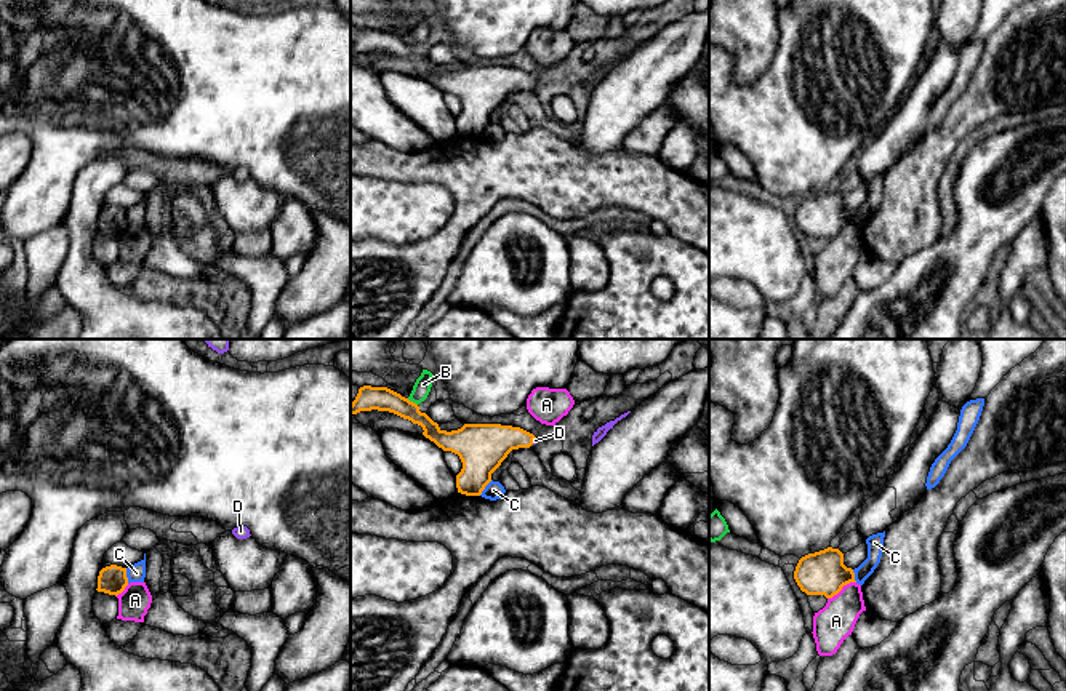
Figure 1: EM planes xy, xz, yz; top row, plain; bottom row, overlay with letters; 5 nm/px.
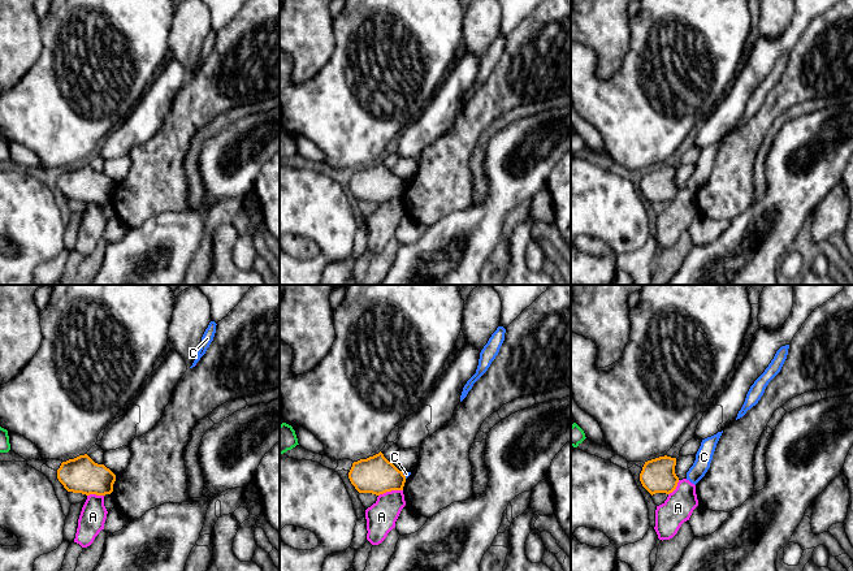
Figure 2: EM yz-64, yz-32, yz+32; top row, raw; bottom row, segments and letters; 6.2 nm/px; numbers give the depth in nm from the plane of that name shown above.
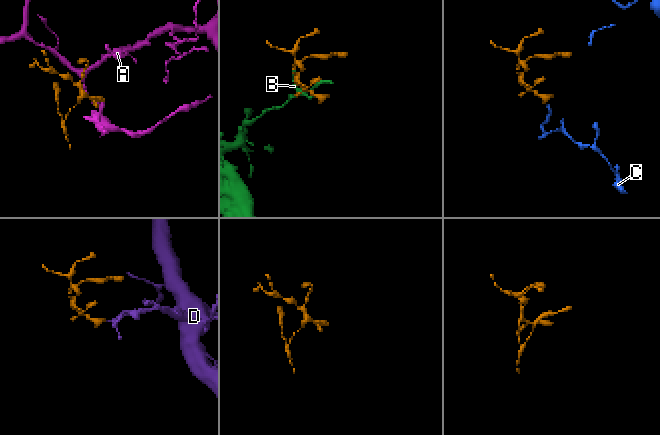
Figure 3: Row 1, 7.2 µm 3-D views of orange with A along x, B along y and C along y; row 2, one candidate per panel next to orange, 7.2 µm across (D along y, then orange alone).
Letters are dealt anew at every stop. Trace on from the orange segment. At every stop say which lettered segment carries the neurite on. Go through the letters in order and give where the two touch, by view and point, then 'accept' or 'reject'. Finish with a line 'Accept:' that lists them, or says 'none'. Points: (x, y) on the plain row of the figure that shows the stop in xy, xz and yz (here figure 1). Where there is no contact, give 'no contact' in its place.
A: yz (841, 231) | reject
B: xz (412, 43) | reject
C: xy (125, 218) | reject
D: xz (533, 80) | accept
Accept: D

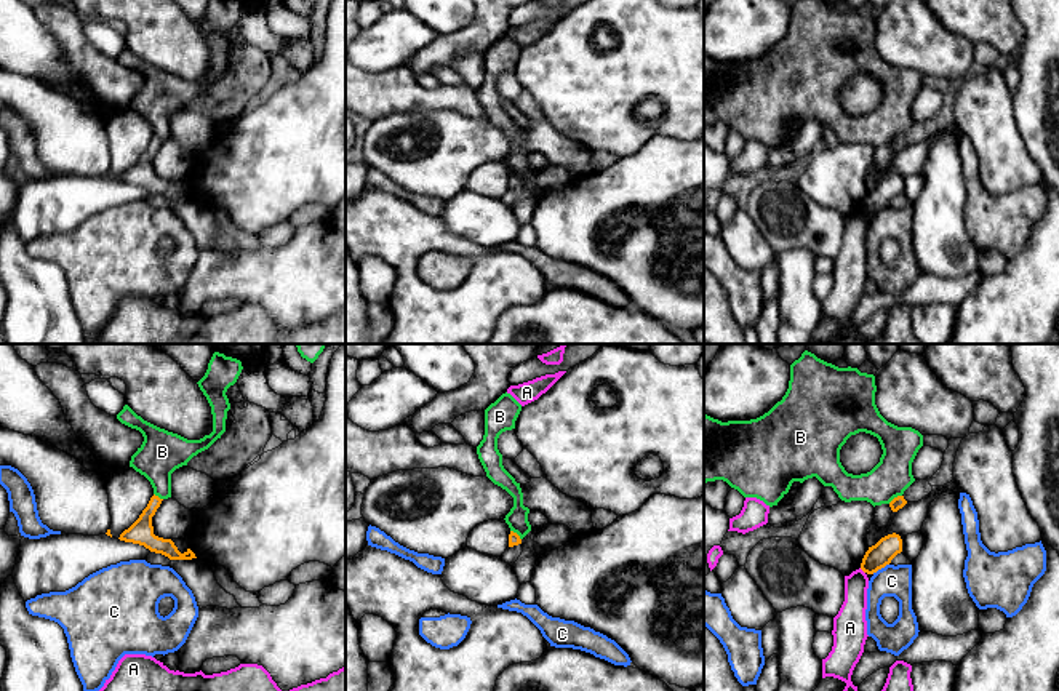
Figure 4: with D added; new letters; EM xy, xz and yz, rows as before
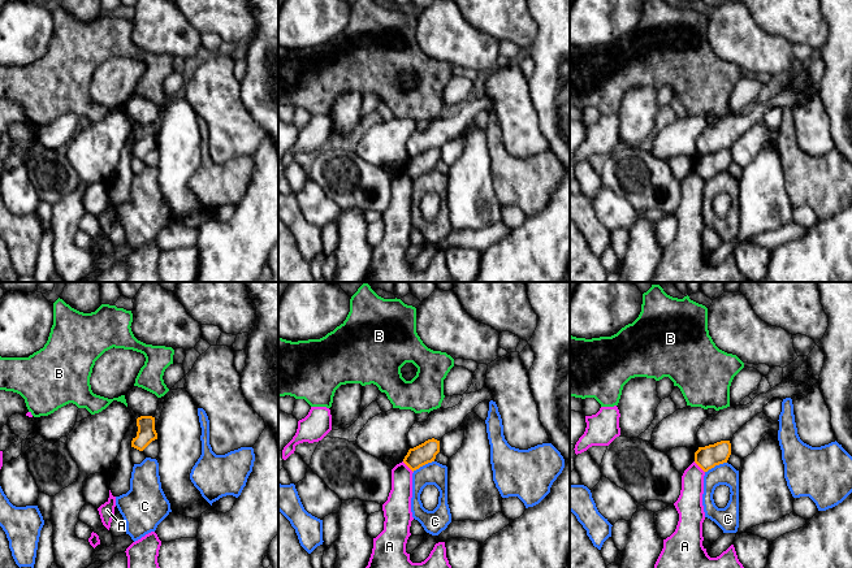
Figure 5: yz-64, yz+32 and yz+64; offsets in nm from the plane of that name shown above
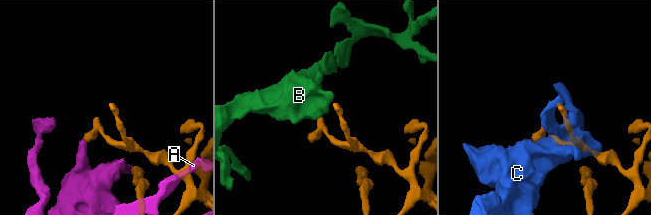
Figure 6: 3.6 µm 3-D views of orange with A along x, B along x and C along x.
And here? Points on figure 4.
A: yz (863, 211) | reject
B: yz (895, 139) | reject
C: yz (880, 210) | reject
Accept: none

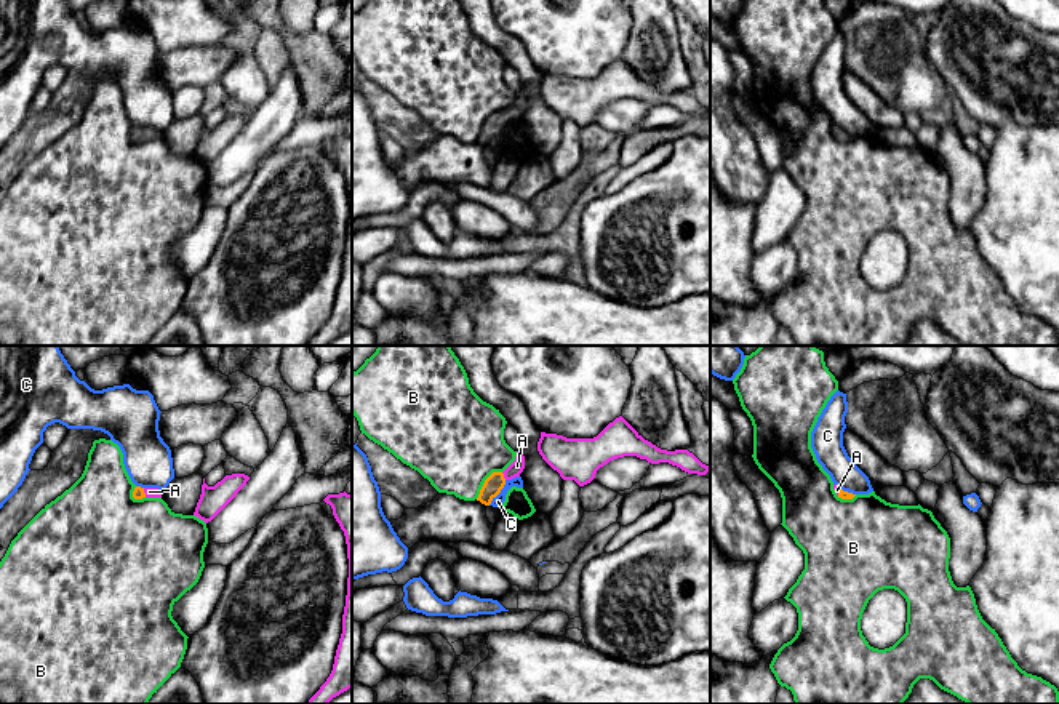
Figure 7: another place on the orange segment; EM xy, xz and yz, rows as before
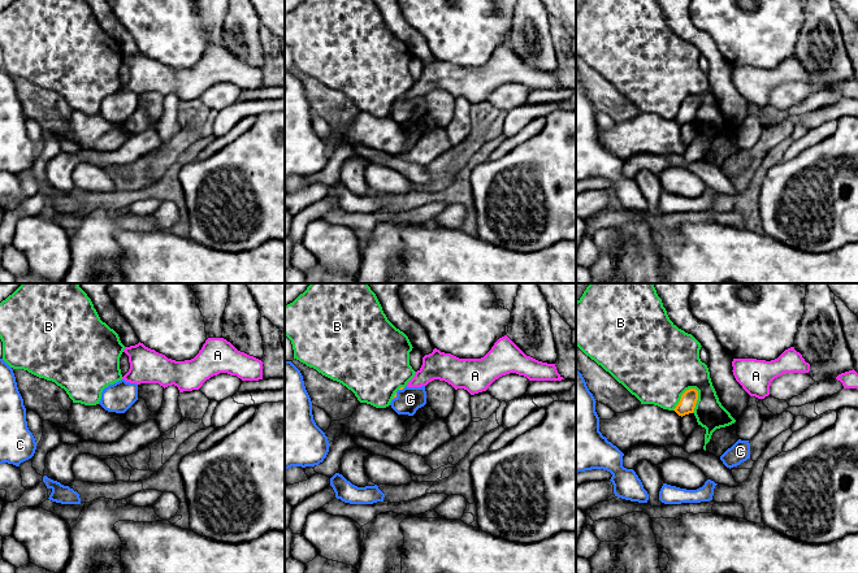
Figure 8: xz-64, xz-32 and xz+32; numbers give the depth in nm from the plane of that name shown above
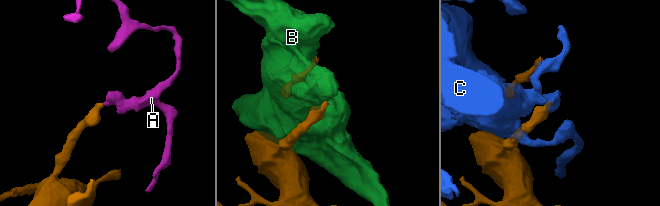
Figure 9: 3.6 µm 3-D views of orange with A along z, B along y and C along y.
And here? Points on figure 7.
A: xz (503, 117) | accept
B: xz (485, 124) | reject
C: xz (499, 133) | reject
Accept: A

